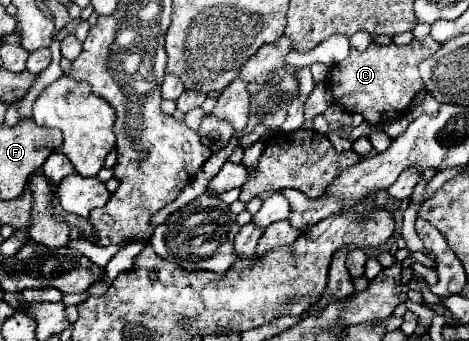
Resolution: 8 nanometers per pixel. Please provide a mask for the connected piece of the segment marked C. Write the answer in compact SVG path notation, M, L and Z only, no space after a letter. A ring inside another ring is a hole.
M425 37L423 41L413 39L409 45L403 47L395 43L371 43L363 53L351 49L349 57L331 69L329 89L333 93L335 103L341 105L347 113L361 113L369 123L387 123L403 117L409 111L413 97L423 87L417 65L429 59L439 47L441 43L431 37Z

